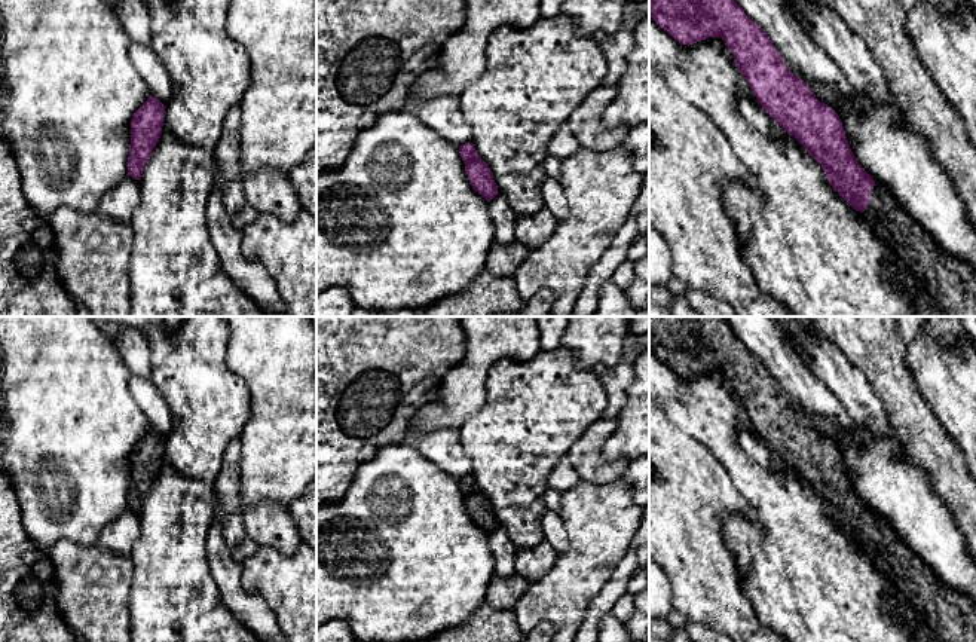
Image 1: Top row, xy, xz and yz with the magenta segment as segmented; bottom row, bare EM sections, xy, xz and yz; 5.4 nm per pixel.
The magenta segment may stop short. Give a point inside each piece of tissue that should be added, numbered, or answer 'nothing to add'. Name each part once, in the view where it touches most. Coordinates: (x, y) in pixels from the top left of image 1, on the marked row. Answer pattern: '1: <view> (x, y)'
1: yz (950, 281)

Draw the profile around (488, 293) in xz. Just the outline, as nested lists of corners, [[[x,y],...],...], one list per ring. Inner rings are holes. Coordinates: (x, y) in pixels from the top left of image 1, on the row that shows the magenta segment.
[[[484,269],[461,293],[425,308],[425,317],[490,317],[493,312],[515,312],[521,306],[513,276],[498,276]]]

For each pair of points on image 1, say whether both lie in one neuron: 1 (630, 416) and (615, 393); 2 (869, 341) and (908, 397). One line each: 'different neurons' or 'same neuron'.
1: different neurons
2: same neuron

